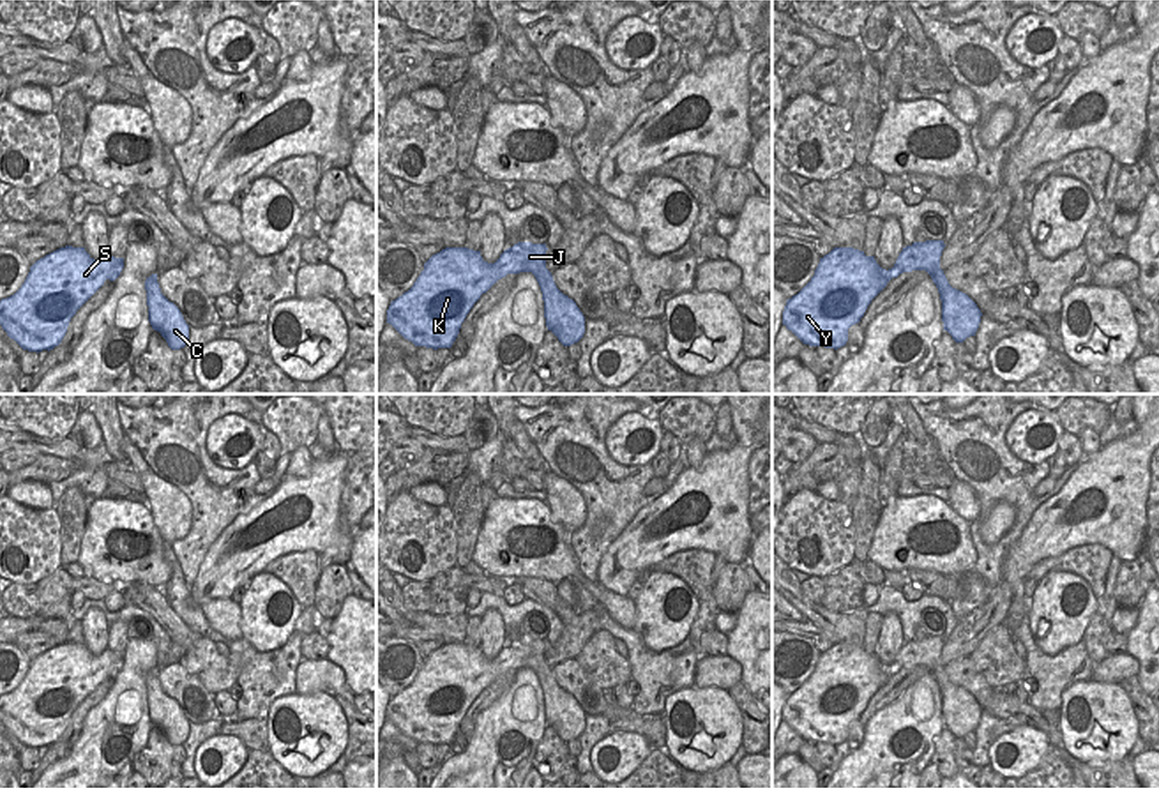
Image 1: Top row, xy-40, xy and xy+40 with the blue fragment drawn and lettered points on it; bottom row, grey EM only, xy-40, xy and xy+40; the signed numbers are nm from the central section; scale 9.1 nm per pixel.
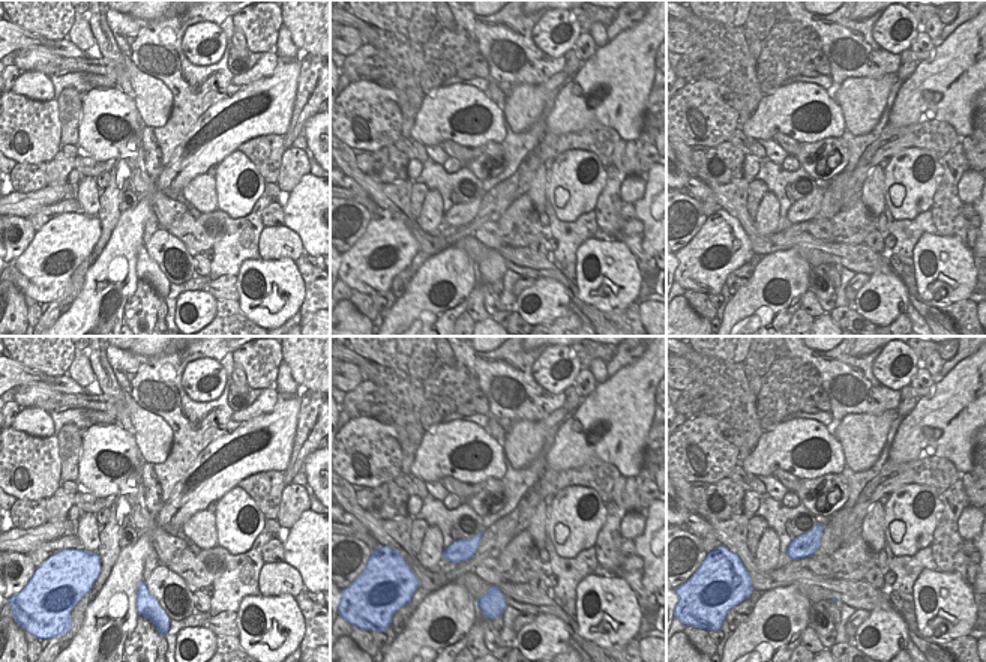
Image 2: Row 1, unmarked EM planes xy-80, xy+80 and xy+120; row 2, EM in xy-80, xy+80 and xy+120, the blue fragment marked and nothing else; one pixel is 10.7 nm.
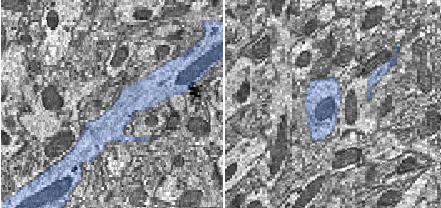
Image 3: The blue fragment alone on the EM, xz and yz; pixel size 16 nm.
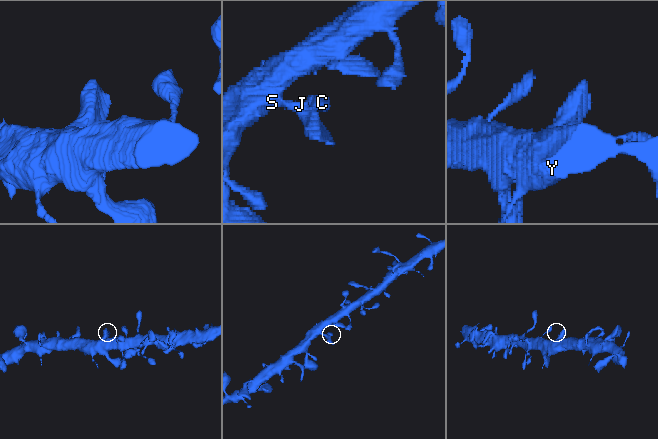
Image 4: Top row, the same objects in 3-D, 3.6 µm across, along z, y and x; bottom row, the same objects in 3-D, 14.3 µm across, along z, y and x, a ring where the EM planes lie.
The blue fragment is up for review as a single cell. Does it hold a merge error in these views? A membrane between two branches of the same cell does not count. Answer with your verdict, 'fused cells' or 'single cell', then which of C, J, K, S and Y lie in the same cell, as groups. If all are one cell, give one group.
single cell | C J K S Y

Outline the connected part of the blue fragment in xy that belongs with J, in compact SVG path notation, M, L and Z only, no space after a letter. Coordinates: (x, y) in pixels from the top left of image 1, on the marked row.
M518 242L505 249L495 263L488 263L482 260L481 251L445 247L424 263L424 270L413 286L390 302L387 323L415 346L433 350L451 348L459 334L461 323L482 293L507 274L532 272L542 292L548 330L551 330L564 346L571 346L585 334L585 316L576 302L557 288L551 272L546 269L546 251L546 244Z

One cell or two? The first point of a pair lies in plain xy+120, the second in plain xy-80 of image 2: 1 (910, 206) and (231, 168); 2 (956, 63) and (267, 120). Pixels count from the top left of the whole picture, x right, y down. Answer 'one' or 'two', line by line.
1: one
2: one

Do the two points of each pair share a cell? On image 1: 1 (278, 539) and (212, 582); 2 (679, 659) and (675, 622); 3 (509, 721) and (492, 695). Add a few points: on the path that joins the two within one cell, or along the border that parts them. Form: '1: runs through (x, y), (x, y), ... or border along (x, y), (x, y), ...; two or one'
1: runs through (262, 545), (242, 552), (228, 566); one
2: border along (638, 633), (652, 651), (668, 651), (688, 635); two
3: border along (518, 670), (511, 686), (477, 716), (472, 735); two

